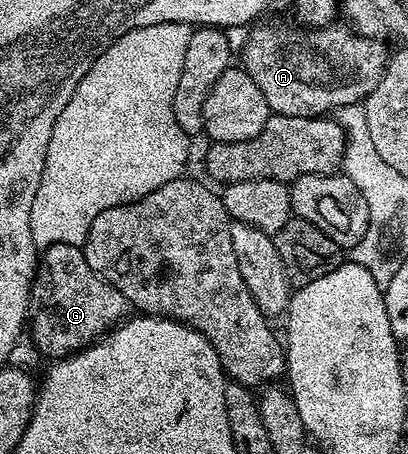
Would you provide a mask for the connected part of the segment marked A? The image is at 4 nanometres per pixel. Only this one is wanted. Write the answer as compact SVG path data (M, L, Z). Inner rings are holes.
M292 23L259 25L249 32L248 41L242 50L242 67L250 75L250 79L258 83L258 91L266 95L269 110L282 117L328 115L331 114L331 109L339 111L347 105L361 104L370 95L370 91L378 87L384 69L388 66L390 49L385 42L375 41L373 37L362 37L340 23L333 23L325 29L297 27Z

